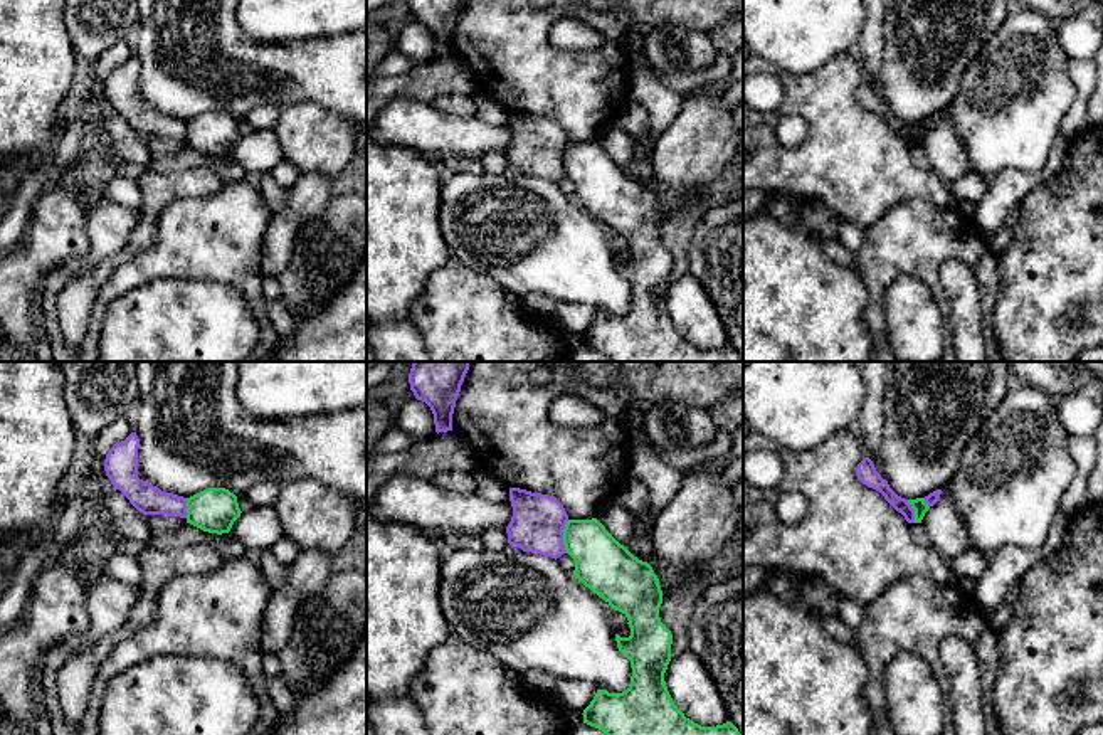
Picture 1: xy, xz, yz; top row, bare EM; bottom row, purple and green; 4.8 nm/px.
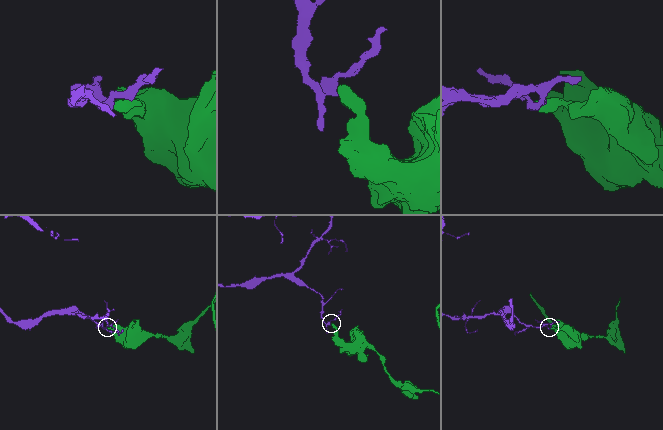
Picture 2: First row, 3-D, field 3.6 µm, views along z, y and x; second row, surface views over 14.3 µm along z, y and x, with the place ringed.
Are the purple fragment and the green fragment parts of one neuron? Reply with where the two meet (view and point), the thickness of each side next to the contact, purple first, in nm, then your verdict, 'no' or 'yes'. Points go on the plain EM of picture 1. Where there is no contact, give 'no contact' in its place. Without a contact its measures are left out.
meets purple in xz at (562, 160); 260 nm thick on the purple side, 260 nm on the other; no

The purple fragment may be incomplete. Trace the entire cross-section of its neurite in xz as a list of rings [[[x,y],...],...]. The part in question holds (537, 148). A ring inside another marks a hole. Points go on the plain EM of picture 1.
[[[509,111],[509,124],[513,130],[513,140],[506,150],[509,168],[555,183],[567,177],[563,151],[568,138],[557,121]]]

